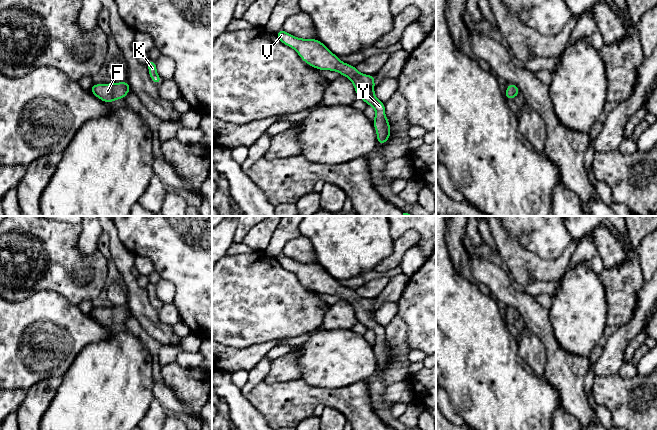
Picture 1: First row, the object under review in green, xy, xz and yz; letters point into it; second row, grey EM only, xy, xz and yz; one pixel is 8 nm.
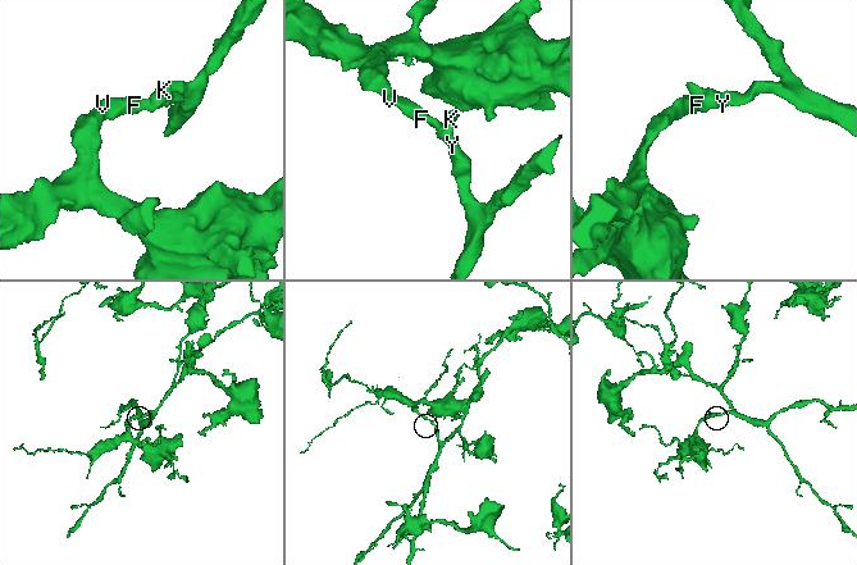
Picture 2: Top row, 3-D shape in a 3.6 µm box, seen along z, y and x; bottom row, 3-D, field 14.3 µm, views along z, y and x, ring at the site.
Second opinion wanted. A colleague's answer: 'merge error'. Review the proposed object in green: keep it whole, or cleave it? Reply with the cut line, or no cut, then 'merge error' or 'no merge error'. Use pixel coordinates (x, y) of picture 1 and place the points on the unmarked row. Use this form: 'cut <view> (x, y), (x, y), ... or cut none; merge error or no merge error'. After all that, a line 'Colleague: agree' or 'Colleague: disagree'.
cut none; no merge error
Colleague: disagree

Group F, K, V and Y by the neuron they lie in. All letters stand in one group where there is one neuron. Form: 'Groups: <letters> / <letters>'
Groups: F K V Y

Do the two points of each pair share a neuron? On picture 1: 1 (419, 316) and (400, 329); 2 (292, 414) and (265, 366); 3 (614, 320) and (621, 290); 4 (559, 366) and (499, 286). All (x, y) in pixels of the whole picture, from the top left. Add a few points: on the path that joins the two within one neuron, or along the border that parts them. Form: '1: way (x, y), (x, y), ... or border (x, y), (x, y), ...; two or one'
1: border (396, 315), (407, 327), (405, 344), (410, 348); two
2: border (263, 379), (246, 395); two
3: way (619, 313), (621, 297); one
4: way (551, 345), (540, 324), (520, 304); one

